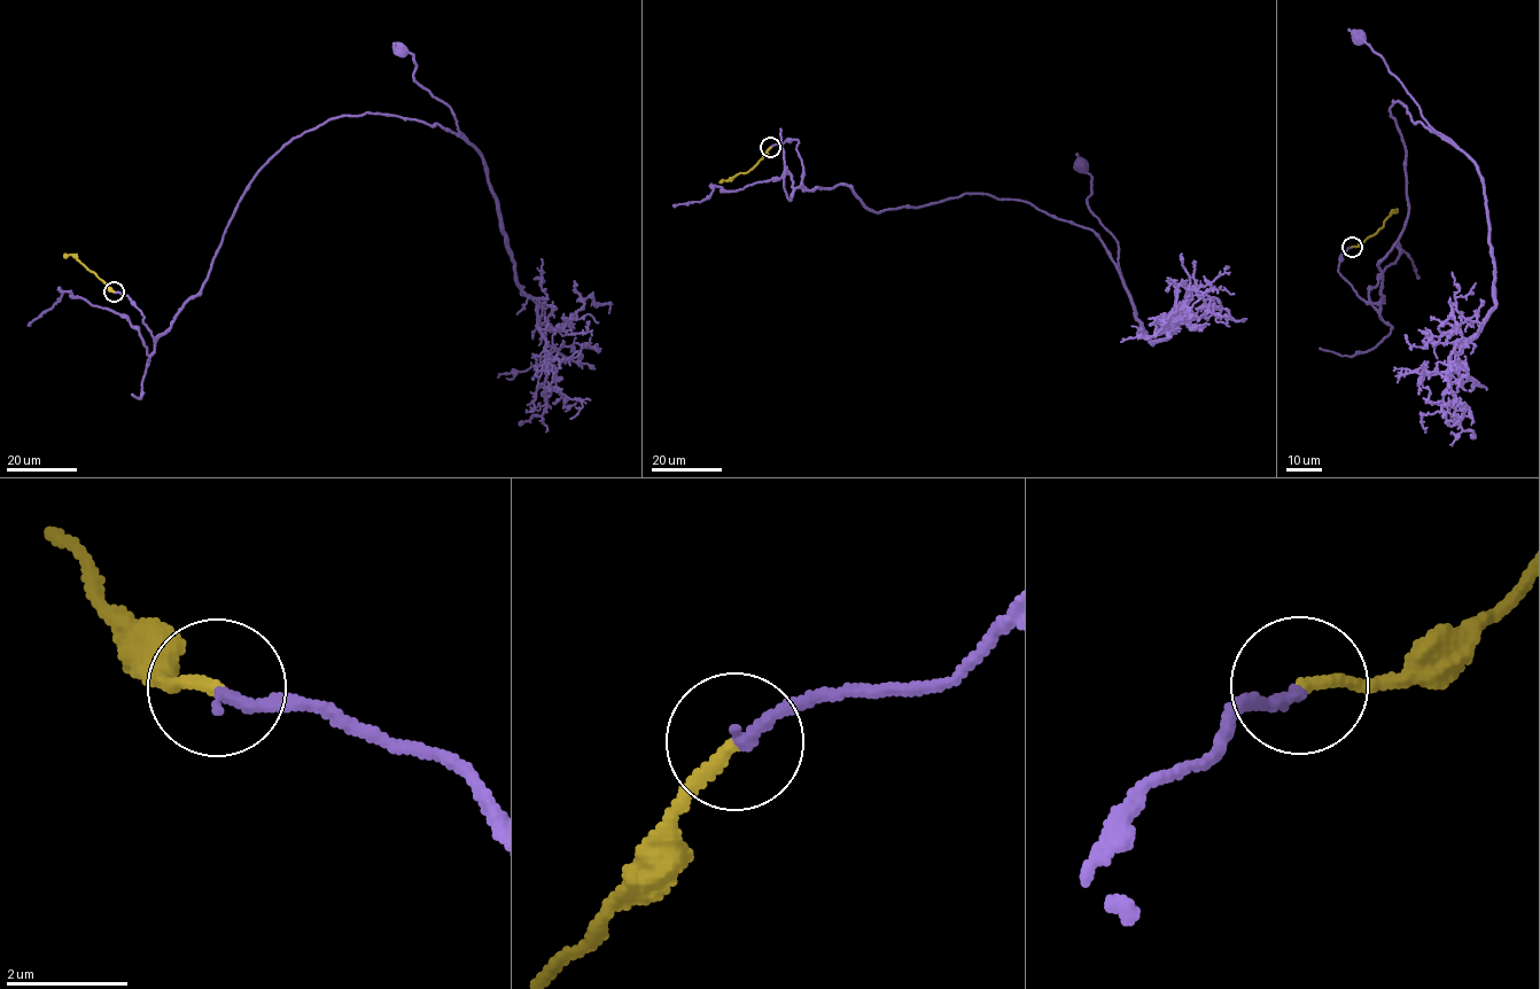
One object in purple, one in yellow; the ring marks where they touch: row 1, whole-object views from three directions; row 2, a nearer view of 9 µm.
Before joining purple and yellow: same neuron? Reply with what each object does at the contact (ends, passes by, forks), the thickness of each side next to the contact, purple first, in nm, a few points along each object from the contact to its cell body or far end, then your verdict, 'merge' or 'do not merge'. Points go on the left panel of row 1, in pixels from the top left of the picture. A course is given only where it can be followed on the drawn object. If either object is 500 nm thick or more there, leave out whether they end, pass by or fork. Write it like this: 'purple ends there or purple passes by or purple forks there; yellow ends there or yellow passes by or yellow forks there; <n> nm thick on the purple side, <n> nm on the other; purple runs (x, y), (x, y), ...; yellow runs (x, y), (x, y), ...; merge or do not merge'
purple ends there; yellow ends there; 190 nm thick on the purple side, 200 nm on the other; purple runs (114, 291), (155, 341), (200, 290), (256, 173), (331, 119), (368, 113), (459, 132), (397, 47); yellow runs (114, 291), (72, 255), (63, 256); merge

